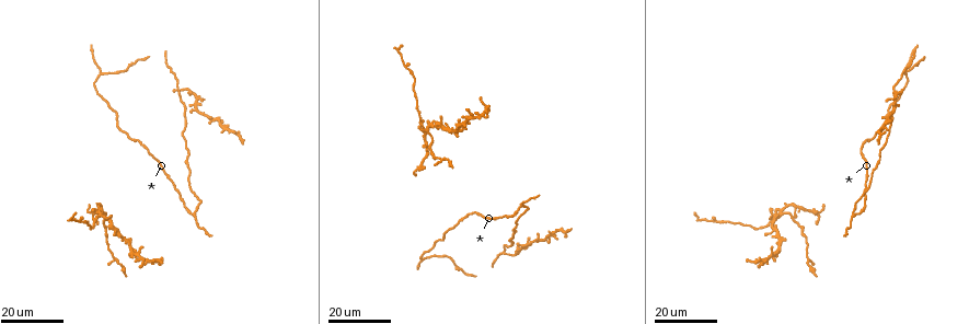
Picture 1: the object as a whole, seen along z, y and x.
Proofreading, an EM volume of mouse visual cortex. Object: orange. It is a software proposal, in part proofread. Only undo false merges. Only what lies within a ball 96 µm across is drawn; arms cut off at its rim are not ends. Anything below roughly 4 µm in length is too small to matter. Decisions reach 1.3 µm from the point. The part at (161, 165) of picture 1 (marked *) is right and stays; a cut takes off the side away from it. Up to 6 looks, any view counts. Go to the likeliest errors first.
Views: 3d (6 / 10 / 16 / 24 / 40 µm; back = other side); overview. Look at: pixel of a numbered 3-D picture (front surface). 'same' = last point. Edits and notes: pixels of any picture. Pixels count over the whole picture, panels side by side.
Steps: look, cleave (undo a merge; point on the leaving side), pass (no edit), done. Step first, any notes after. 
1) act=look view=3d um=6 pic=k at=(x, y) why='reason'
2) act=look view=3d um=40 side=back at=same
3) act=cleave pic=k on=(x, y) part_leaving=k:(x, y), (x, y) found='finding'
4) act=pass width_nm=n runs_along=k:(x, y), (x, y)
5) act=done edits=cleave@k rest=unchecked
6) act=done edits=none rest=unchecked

act=look view=3d um=24 pic=1 at=(186, 110)

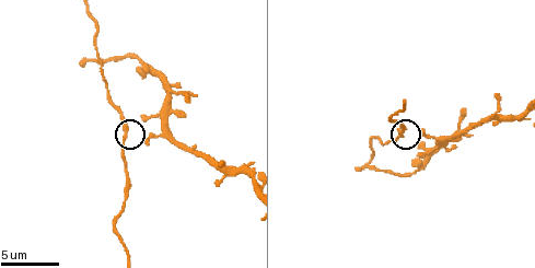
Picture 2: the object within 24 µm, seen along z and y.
act=look view=3d um=10 pic=2 at=(123, 139) why='closer look'

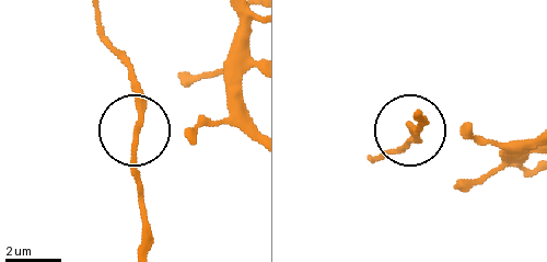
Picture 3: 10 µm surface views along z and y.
act=pass width_nm=150 runs_along=3:(144, 248), (130, 66) found='one neuron here'

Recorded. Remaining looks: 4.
act=look view=3d um=24 pic=1 at=(425, 128) why='four or more arms meet'

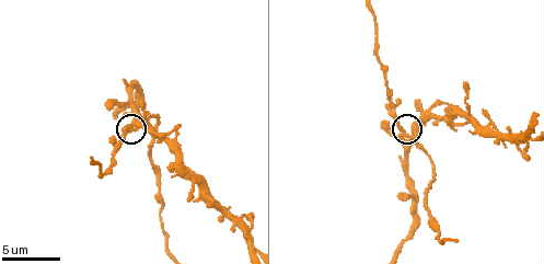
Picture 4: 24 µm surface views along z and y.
act=look view=3d um=10 pic=4 at=(415, 135)

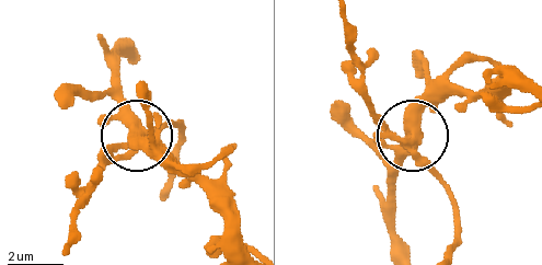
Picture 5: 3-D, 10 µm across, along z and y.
act=pass width_nm=390 found='continuous, no second neuron'

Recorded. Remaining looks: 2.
act=look view=3d um=16 pic=1 at=(195, 213) why='a fork'

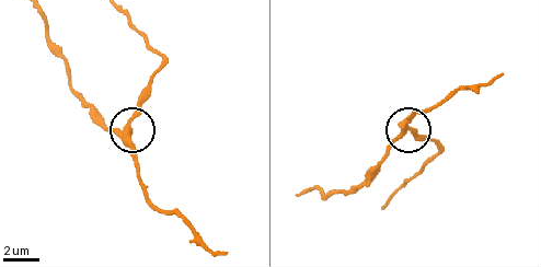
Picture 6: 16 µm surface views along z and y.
act=look view=3d um=6 pic=6 at=(126, 129)

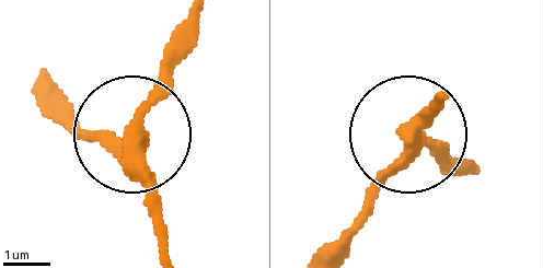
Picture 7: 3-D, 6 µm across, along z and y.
act=pass runs_along=7:(44, 89), (87, 136), (134, 139), (158, 237) found='all the same neuron'

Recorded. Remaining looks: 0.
act=done edits=none rest=unchecked

